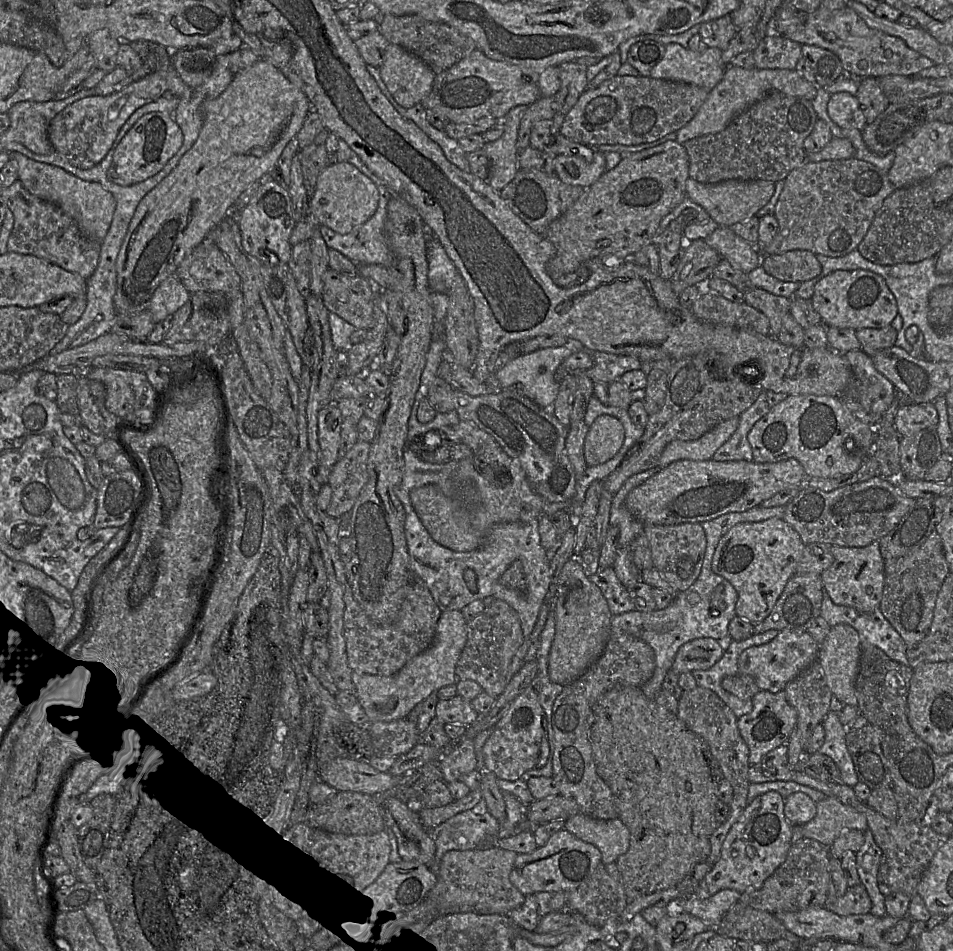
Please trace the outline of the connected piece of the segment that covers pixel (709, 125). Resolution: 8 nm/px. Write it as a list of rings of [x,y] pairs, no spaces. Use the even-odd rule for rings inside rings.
[[[729,65],[721,81],[708,92],[707,98],[698,112],[676,132],[675,141],[679,144],[684,144],[693,138],[722,131],[737,115],[770,92],[781,92],[787,96],[813,101],[817,94],[817,88],[800,76],[796,70],[760,70],[757,68],[746,70]]]

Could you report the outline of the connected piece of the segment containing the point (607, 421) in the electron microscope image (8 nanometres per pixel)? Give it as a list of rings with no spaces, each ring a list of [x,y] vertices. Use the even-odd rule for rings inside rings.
[[[611,415],[598,416],[588,429],[584,458],[588,466],[602,464],[613,458],[623,445],[624,426]]]

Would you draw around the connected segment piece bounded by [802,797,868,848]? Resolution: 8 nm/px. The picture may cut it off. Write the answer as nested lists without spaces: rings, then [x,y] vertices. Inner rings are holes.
[[[826,797],[816,803],[817,813],[813,820],[803,825],[803,837],[814,839],[830,848],[835,839],[844,831],[868,829],[864,814],[833,797]]]

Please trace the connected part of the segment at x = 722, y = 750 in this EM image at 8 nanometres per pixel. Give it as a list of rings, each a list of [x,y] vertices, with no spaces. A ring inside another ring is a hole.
[[[696,686],[689,691],[682,691],[678,700],[678,718],[693,733],[700,736],[709,746],[710,752],[718,762],[724,779],[733,788],[733,799],[730,804],[730,815],[728,819],[719,825],[714,831],[710,843],[711,853],[707,862],[715,865],[720,857],[722,845],[732,827],[747,807],[747,796],[750,786],[748,779],[749,748],[743,740],[737,725],[738,718],[731,709],[711,690]]]

